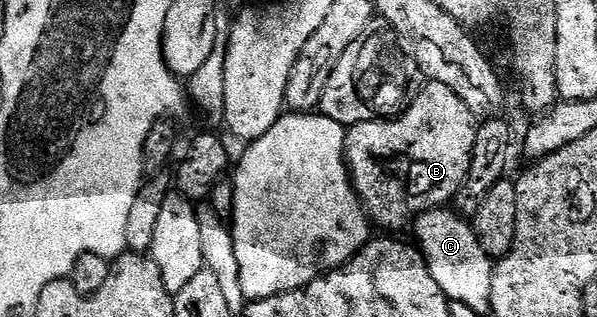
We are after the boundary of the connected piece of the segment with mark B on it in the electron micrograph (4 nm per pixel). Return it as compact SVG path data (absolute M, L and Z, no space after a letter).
M429 81L418 91L415 101L408 103L396 117L348 128L345 133L345 162L349 164L353 190L357 192L372 226L386 227L389 230L386 232L397 233L408 215L416 217L424 211L444 208L448 204L445 202L456 196L467 177L478 126L478 116L473 115L471 109L467 109L467 105L447 89L447 85Z

